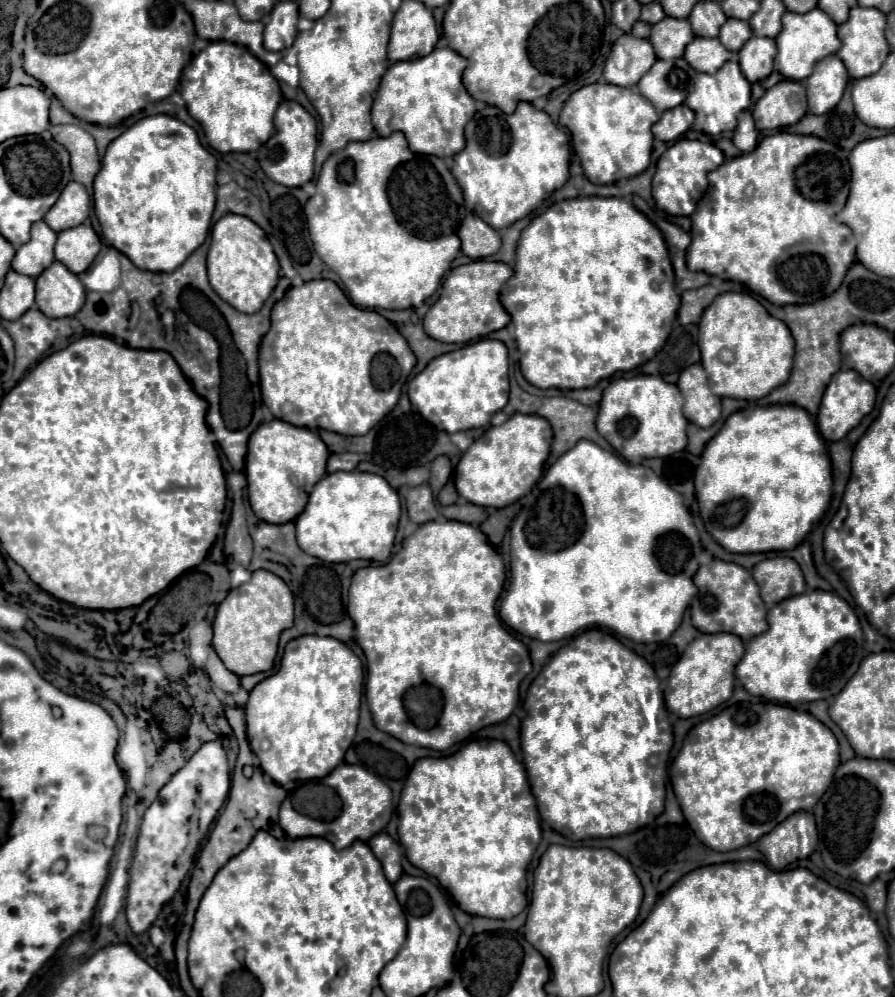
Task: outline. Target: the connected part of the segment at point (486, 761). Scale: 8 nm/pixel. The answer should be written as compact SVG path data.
M490 739L484 743L480 741L470 741L466 743L462 749L458 749L456 753L448 755L448 757L422 757L414 763L412 771L408 773L408 779L404 783L404 789L400 793L400 803L398 803L398 815L400 817L398 825L398 835L400 835L400 843L406 847L406 857L412 865L416 865L418 869L422 869L428 875L434 875L442 887L446 887L454 901L460 905L462 911L472 913L472 915L480 915L480 917L492 917L492 919L512 919L518 913L524 911L526 907L526 897L522 895L526 889L526 867L540 843L540 819L538 811L536 811L536 801L534 795L530 791L530 783L526 777L526 771L521 762L517 761L514 753L502 741Z

